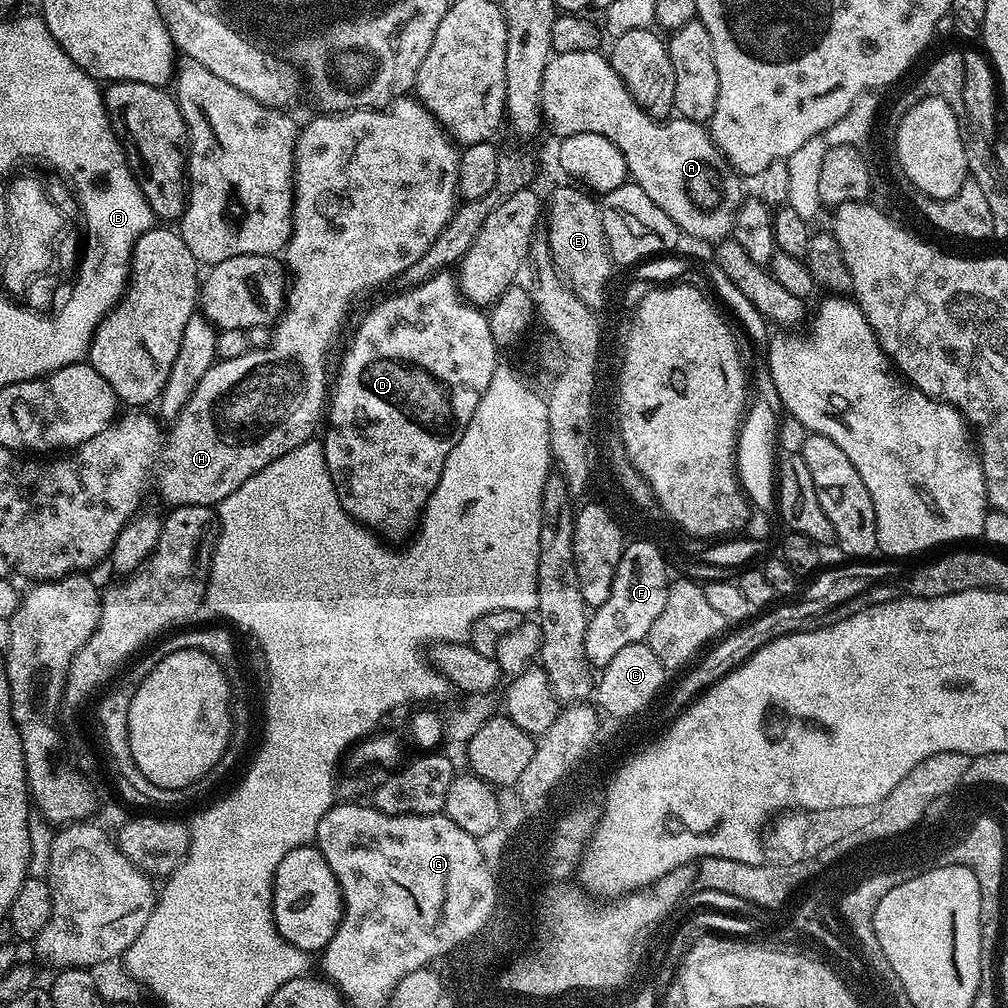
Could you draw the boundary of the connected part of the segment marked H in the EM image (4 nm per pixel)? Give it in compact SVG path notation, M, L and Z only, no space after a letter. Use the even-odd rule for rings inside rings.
M397 98L392 101L391 104L386 108L357 108L355 110L349 110L347 112L337 112L333 111L332 116L316 116L308 125L301 127L299 129L297 138L296 138L296 163L294 165L294 183L292 185L292 232L288 235L288 242L284 245L282 249L282 260L286 265L286 272L292 275L292 285L287 285L286 288L286 303L283 305L282 311L280 312L278 319L275 321L272 331L272 340L270 345L264 348L253 348L251 350L245 351L238 358L230 358L229 360L221 360L213 364L210 370L206 370L206 374L202 374L202 382L198 382L198 386L194 390L194 394L190 398L190 402L186 402L186 406L178 414L178 418L171 425L170 431L167 433L166 442L168 445L164 448L164 453L160 456L160 492L169 500L169 505L179 506L181 504L207 504L209 506L218 506L223 500L226 499L230 494L234 494L234 490L238 490L242 482L246 482L250 479L248 475L248 464L244 464L244 460L248 460L248 444L244 444L244 440L240 440L240 436L236 436L236 432L232 432L232 428L208 428L208 432L204 432L204 424L188 424L188 420L292 420L292 444L302 446L306 441L304 439L304 432L308 432L308 428L314 428L312 426L312 420L315 420L317 423L321 423L322 418L316 415L316 408L319 408L322 412L326 408L326 389L330 384L330 372L328 376L328 351L336 344L336 339L340 336L340 327L344 324L344 319L348 316L348 311L351 310L352 304L356 304L360 299L363 298L367 292L372 292L375 288L380 288L383 284L388 284L392 279L403 277L406 270L410 270L410 266L414 266L416 262L428 250L430 246L434 246L434 242L438 238L438 234L442 234L444 227L450 222L452 213L456 211L458 207L458 189L456 183L458 182L458 166L460 165L460 152L458 151L457 145L453 143L450 139L447 132L444 131L444 128L437 122L436 119L426 109L419 100L415 98ZM192 428L200 428L200 436L176 436L172 432L192 432Z

